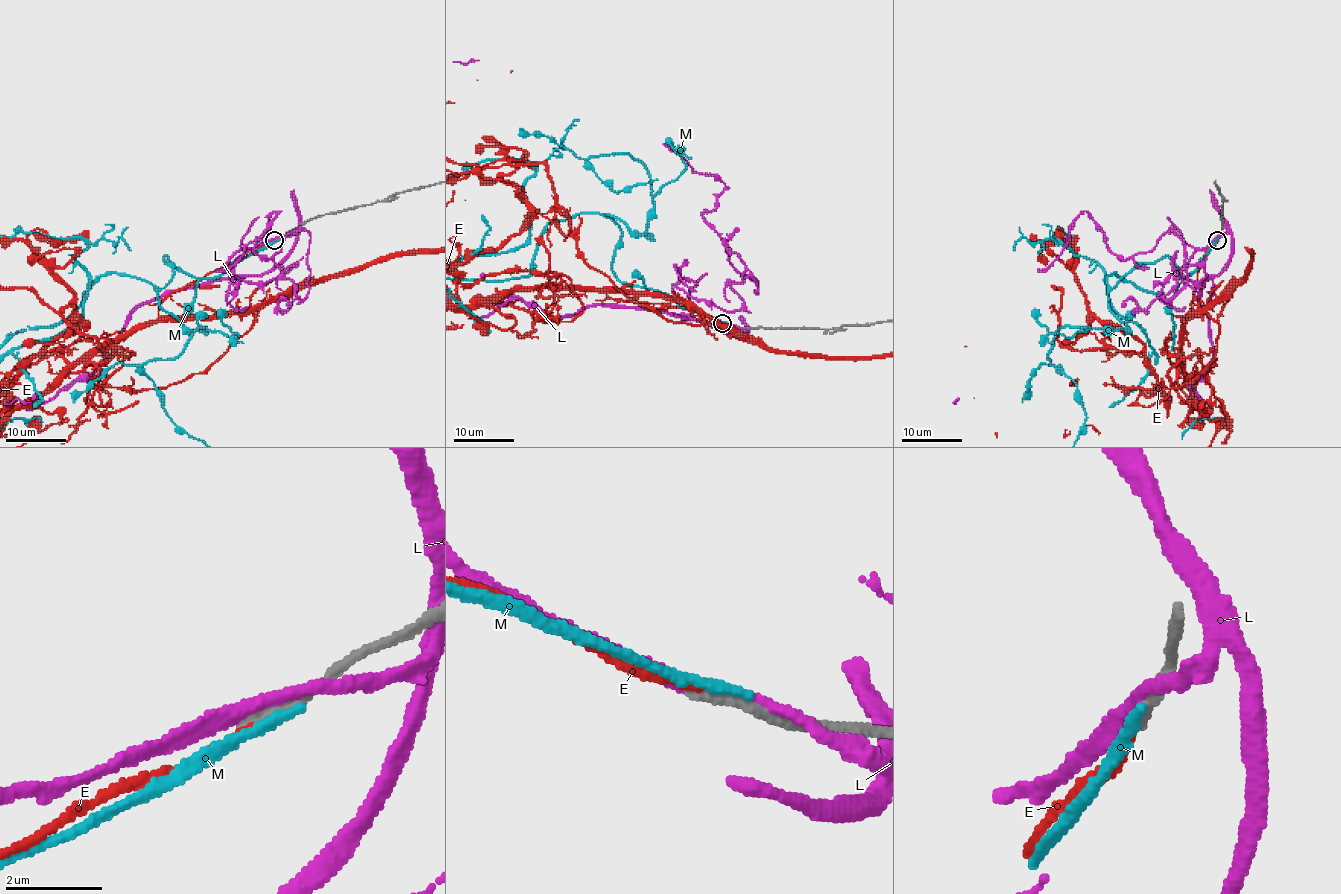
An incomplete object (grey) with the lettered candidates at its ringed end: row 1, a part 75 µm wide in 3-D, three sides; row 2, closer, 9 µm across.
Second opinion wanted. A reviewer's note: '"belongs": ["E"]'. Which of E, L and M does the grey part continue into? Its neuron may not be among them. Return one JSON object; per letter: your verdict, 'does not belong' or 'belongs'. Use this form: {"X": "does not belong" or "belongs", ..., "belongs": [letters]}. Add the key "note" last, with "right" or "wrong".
{"E": "does not belong", "L": "does not belong", "M": "does not belong", "belongs": [], "note": "wrong"}

